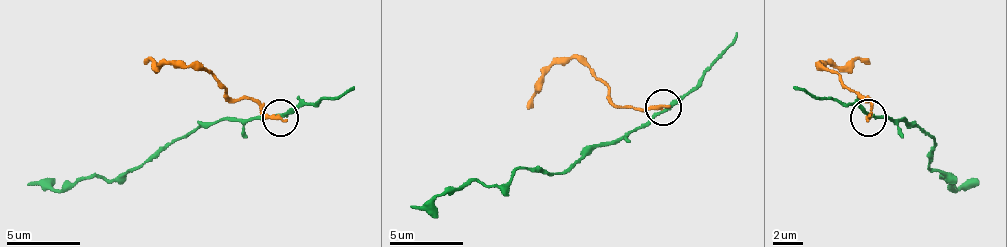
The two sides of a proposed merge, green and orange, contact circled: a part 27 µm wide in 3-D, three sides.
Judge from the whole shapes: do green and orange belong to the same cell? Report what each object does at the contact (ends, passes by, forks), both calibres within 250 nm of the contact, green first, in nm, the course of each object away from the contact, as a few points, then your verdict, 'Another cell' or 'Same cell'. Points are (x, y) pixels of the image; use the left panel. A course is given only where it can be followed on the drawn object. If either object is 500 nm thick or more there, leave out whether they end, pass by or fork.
At the ring green passes by. At the ring orange ends. Thickness 220 nm (green) against 300 nm. Course of green: (279, 116), (217, 120), (176, 142), (165, 142), (121, 179), (81, 179), (59, 190), (26, 186). Course of orange: (279, 116), (268, 116), (250, 98), (231, 98), (209, 72), (165, 65), (151, 58), (143, 65). Another cell

